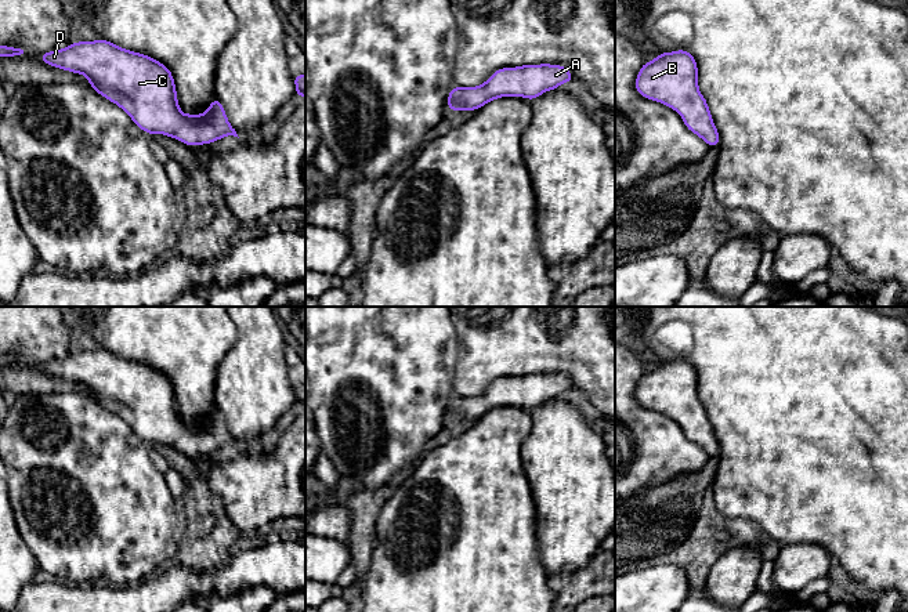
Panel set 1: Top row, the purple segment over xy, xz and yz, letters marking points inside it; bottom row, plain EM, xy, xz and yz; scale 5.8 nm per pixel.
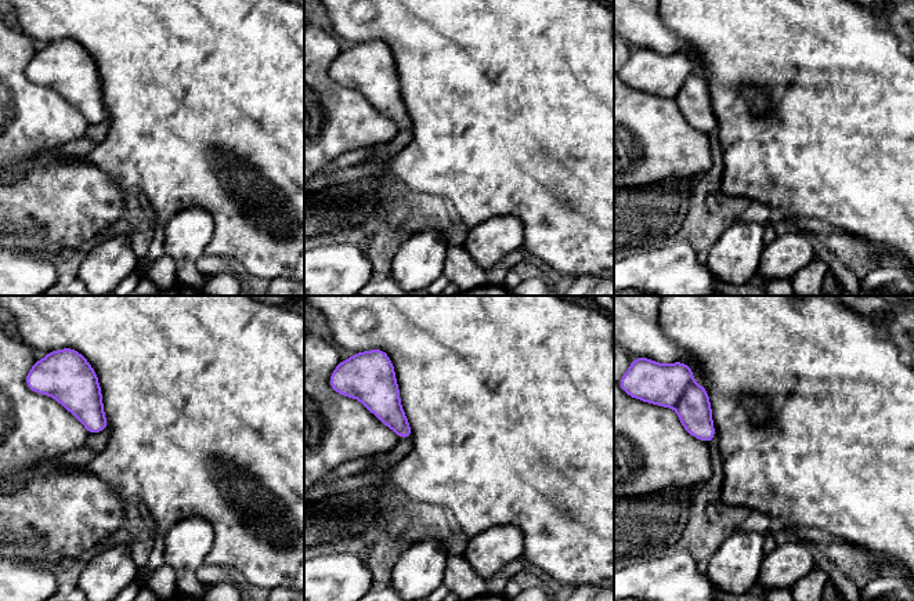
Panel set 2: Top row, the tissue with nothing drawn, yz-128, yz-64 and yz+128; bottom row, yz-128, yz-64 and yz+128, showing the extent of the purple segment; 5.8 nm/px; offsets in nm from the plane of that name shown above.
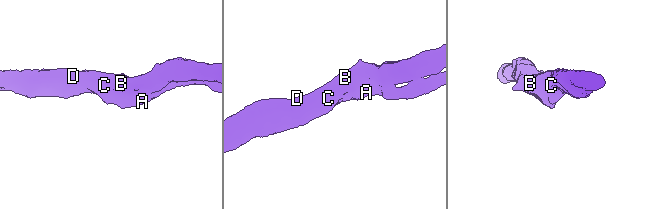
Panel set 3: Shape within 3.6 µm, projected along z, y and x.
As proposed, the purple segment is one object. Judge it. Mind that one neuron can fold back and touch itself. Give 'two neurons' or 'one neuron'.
one neuron

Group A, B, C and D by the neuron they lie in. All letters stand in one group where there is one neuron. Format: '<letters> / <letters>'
A B C D

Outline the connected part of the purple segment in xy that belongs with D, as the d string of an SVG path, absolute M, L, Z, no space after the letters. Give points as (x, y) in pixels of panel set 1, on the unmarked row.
M100 348L48 361L39 370L84 384L90 396L120 416L151 445L164 443L188 456L238 446L217 406L205 423L184 425L170 379L148 365Z

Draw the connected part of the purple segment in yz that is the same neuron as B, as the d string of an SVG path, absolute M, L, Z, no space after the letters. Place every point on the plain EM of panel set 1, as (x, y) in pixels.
M687 359L661 362L651 372L644 372L634 391L641 406L661 412L681 424L685 437L701 446L708 455L720 453L719 441L712 430L705 406L698 396L698 377L695 367Z

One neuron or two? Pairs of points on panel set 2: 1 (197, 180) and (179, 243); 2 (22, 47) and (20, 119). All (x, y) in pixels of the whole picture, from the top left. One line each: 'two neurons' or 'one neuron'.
1: two neurons
2: one neuron

